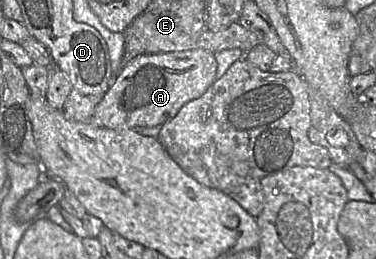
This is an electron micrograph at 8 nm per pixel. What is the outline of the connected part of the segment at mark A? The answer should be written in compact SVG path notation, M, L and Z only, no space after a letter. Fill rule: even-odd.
M203 49L137 56L120 70L110 88L96 105L89 121L99 127L113 130L163 125L176 116L186 103L202 96L217 79L216 72L215 54Z

